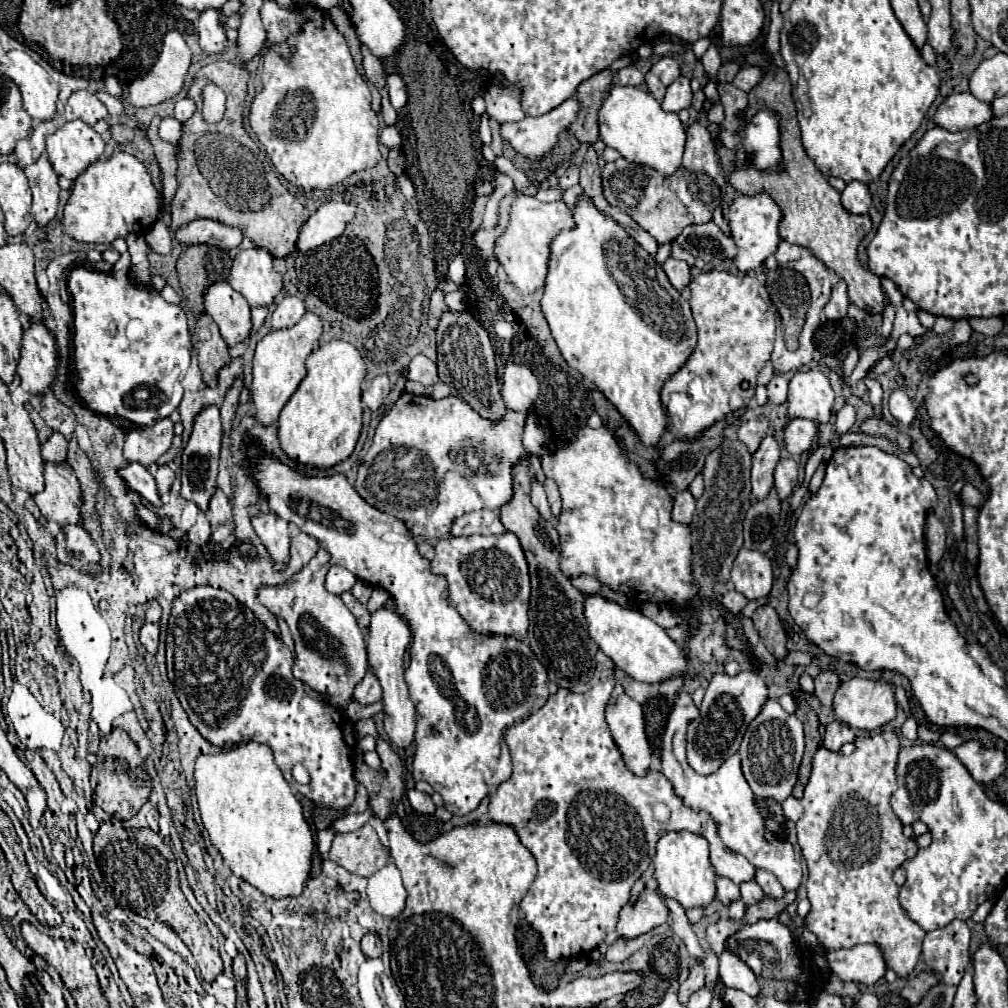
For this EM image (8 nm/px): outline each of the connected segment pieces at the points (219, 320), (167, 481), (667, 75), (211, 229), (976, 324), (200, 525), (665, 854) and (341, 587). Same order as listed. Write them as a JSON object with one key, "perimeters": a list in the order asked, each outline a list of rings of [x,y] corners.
{"perimeters":[[[[218,281],[204,291],[204,309],[220,327],[220,333],[230,347],[248,337],[252,327],[248,301],[244,301],[228,283]]],[[[162,465],[162,467],[156,469],[154,479],[156,479],[156,485],[158,485],[158,493],[164,495],[164,493],[170,491],[170,487],[174,483],[174,471],[168,465]]],[[[670,55],[658,59],[658,61],[652,65],[650,71],[652,71],[664,85],[670,85],[670,83],[672,83],[674,79],[678,79],[678,75],[680,75],[680,69],[678,69],[676,59],[670,57]]],[[[194,219],[176,231],[176,239],[182,245],[206,243],[220,249],[234,249],[242,243],[242,231],[212,219]]],[[[972,317],[968,323],[974,331],[984,333],[984,335],[998,335],[1004,327],[1002,317]]],[[[204,513],[198,515],[198,521],[188,531],[188,539],[190,539],[190,543],[194,543],[198,547],[204,547],[210,543],[210,525],[208,525],[208,519],[204,517]]],[[[672,831],[666,833],[656,847],[654,877],[658,881],[658,893],[664,899],[676,899],[684,909],[690,907],[706,907],[712,903],[716,895],[716,873],[708,859],[708,841],[700,835],[688,831]]],[[[332,565],[328,575],[326,575],[326,589],[334,595],[342,595],[344,591],[350,591],[356,583],[356,575],[352,571],[348,571],[346,567],[340,565]]]]}

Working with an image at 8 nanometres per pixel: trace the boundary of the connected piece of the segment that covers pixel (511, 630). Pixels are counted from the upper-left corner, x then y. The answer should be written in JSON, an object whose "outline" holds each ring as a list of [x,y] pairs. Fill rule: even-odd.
{"outline":[[[514,533],[440,539],[430,571],[448,581],[448,603],[482,635],[506,635],[522,641],[528,631],[530,577],[524,551]]]}

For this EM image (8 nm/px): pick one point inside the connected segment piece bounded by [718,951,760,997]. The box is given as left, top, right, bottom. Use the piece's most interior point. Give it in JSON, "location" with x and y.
{"location":[733,973]}

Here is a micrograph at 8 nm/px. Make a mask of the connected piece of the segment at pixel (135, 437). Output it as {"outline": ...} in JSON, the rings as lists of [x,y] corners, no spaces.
{"outline":[[[160,419],[150,427],[138,427],[129,431],[125,436],[124,459],[150,467],[172,445],[172,427],[174,423],[170,419]]]}

